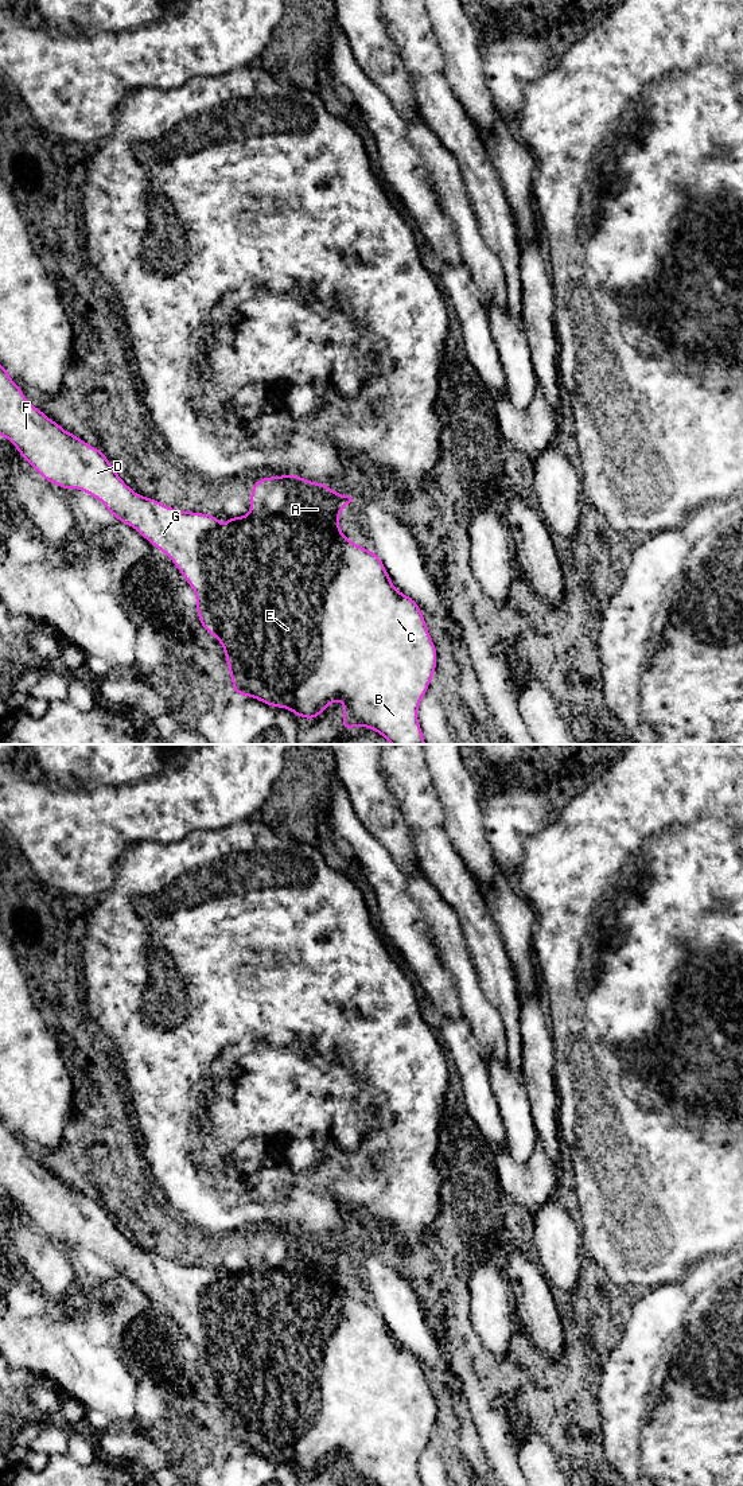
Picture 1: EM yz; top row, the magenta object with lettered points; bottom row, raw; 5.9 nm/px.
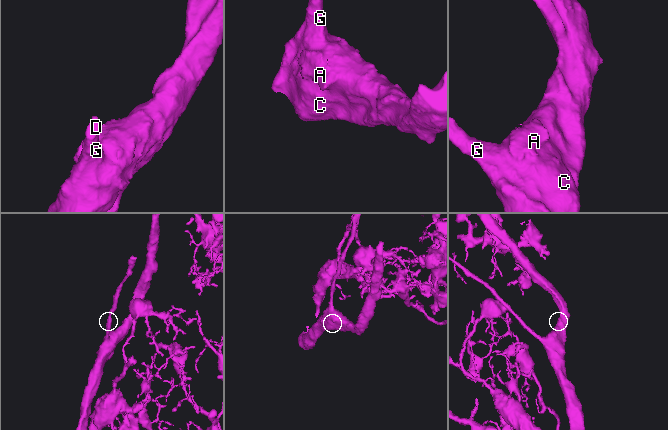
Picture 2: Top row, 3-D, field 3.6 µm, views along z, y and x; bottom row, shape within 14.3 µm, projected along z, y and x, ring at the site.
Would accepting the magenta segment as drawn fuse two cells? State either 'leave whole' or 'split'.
leave whole

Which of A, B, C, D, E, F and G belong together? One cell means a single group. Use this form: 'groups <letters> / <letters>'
groups A B C D E F G

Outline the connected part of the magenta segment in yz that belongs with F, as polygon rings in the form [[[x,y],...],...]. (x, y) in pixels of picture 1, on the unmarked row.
[[[0,1119],[0,1190],[7,1191],[23,1210],[23,1213],[35,1222],[48,1237],[57,1237],[63,1244],[79,1242],[86,1248],[100,1253],[113,1271],[135,1281],[141,1291],[147,1292],[155,1302],[166,1307],[180,1324],[186,1335],[195,1345],[197,1368],[203,1382],[215,1390],[225,1404],[226,1417],[229,1420],[233,1446],[240,1450],[254,1451],[269,1460],[287,1462],[297,1471],[314,1474],[331,1459],[335,1454],[345,1458],[342,1469],[342,1485],[354,1481],[366,1481],[376,1486],[423,1486],[417,1463],[421,1452],[428,1444],[429,1436],[436,1424],[437,1405],[428,1386],[421,1362],[413,1351],[401,1347],[389,1333],[382,1314],[374,1304],[367,1304],[346,1292],[339,1283],[339,1265],[353,1254],[350,1249],[342,1249],[330,1242],[328,1238],[311,1236],[295,1228],[281,1230],[267,1230],[257,1233],[250,1245],[250,1267],[242,1271],[226,1271],[226,1283],[219,1279],[219,1272],[213,1268],[180,1265],[178,1263],[162,1259],[153,1252],[145,1252],[136,1248],[118,1230],[110,1219],[106,1209],[89,1199],[81,1191],[65,1184],[58,1176],[47,1171],[40,1163],[27,1155],[23,1144],[9,1131],[8,1124]]]

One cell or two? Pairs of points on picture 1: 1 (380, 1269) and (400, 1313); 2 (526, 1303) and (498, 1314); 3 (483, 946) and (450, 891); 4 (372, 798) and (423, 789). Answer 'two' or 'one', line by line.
1: one
2: two
3: one
4: two

